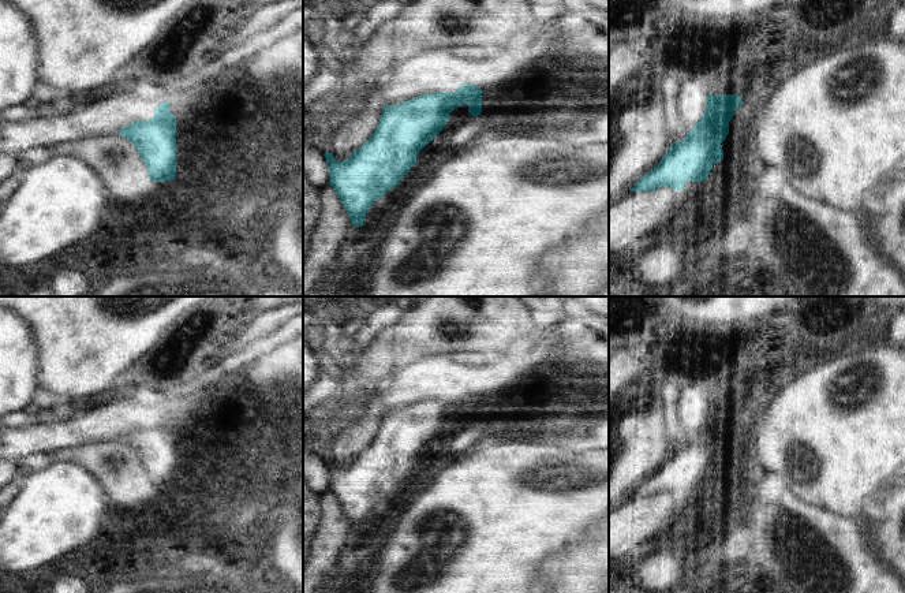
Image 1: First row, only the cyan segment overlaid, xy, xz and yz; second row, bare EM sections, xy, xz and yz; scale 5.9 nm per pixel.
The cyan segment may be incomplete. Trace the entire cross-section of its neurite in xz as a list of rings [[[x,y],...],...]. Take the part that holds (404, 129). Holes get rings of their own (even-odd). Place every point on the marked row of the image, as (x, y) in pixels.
[[[461,83],[455,92],[425,93],[404,102],[384,105],[382,115],[371,137],[343,161],[326,152],[329,184],[340,197],[351,223],[362,227],[373,202],[394,189],[416,164],[418,153],[446,126],[449,113],[467,104],[468,112],[482,112],[482,89],[475,83]]]

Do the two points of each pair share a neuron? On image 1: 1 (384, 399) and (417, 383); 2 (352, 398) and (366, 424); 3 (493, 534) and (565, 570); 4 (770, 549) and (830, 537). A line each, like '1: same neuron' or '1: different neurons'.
1: same neuron
2: different neurons
3: different neurons
4: same neuron

